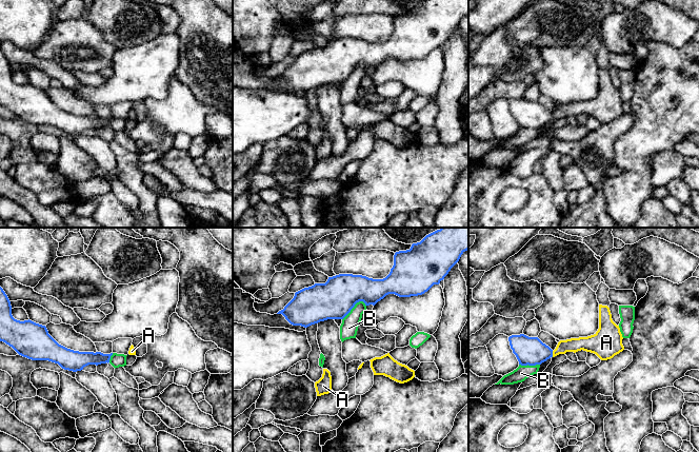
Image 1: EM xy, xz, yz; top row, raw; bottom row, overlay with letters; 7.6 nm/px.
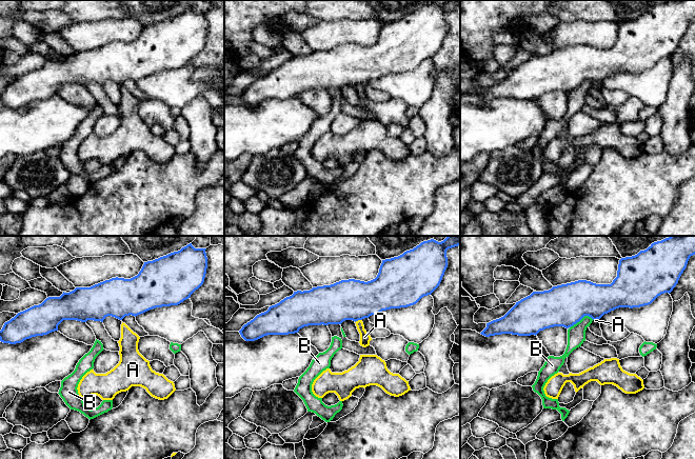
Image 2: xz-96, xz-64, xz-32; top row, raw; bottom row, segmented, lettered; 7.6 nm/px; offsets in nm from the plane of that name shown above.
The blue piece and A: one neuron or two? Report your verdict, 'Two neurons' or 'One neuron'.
Two neurons

